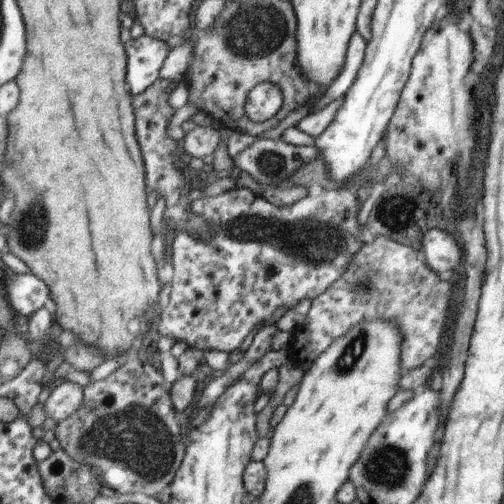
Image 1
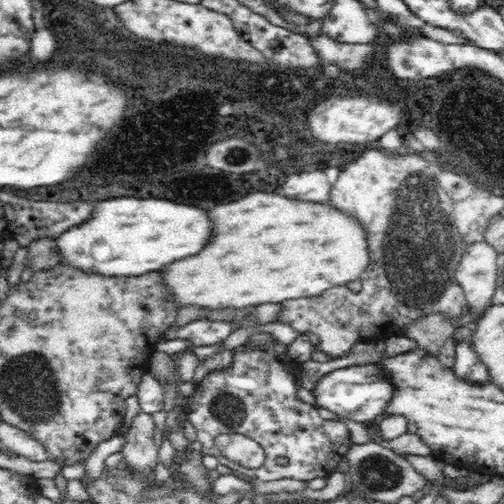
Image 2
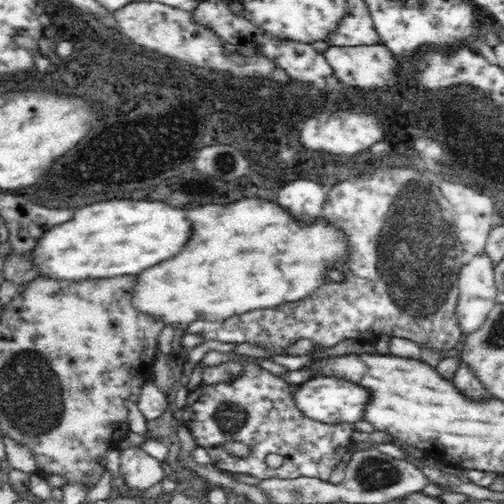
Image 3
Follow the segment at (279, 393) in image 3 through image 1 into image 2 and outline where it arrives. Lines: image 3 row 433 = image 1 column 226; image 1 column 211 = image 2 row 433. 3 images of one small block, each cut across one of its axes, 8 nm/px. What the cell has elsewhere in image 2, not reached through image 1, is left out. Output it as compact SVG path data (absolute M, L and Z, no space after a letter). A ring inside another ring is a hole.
M284 346L272 348L270 354L264 352L236 352L234 366L228 366L224 372L210 374L202 382L196 384L196 392L188 406L188 420L198 432L198 442L204 446L204 456L216 456L220 466L230 468L232 472L240 472L250 478L276 482L276 480L314 480L326 478L338 470L340 462L346 460L350 442L350 430L344 420L320 420L318 410L312 404L296 400L294 386L294 362L286 360L288 346L284 354ZM292 366L292 368L290 368ZM222 434L240 434L256 440L264 452L266 460L256 470L232 464L224 458L222 450L216 446L218 436ZM286 458L280 466L274 460Z

